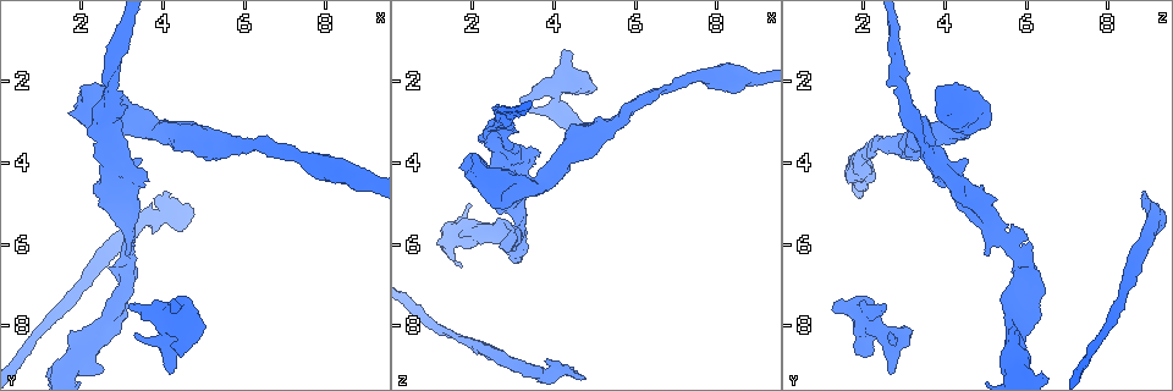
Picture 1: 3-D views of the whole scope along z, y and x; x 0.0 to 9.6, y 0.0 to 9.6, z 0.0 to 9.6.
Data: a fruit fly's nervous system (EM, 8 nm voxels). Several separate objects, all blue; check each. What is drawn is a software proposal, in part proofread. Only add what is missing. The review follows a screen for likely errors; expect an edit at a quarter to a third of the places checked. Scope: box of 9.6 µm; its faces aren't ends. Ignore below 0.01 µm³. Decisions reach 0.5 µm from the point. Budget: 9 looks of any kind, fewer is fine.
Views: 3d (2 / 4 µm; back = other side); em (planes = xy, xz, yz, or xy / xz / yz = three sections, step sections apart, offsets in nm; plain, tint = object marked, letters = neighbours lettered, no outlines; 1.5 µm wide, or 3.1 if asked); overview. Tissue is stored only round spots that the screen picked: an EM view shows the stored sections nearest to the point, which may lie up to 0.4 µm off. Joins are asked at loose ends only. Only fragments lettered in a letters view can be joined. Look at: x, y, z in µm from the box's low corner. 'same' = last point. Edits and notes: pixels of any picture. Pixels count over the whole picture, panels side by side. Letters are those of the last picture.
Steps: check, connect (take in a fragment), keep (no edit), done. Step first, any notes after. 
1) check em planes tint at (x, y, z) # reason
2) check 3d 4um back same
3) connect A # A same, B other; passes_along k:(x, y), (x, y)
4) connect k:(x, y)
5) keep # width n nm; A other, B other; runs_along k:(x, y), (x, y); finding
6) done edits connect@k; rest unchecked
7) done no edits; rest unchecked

check em planes letters at (3.15, 5.75, 6.05) # branch stops here

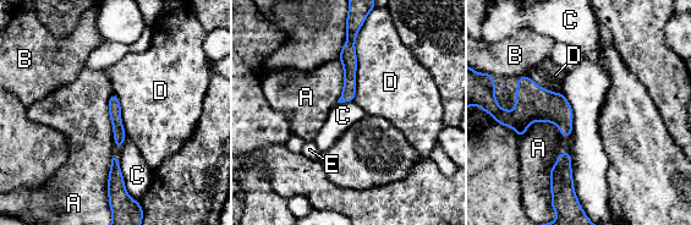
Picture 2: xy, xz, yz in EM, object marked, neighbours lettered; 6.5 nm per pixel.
keep # A other, B other, C other, D other, E other; runs_along 2:(351, 39), (349, 92), (343, 98); no lettered fragment goes on from it

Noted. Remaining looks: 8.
check 3d 4um at (3.20, 7.50, 2.45) # an open end

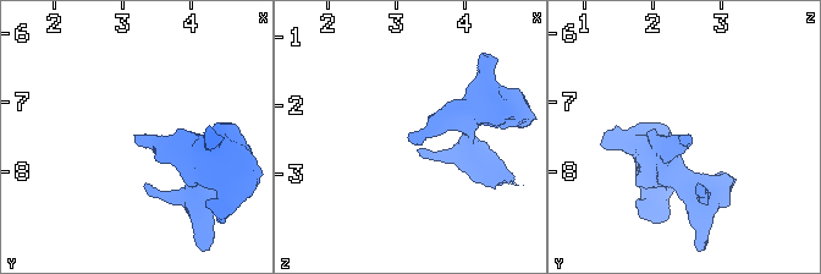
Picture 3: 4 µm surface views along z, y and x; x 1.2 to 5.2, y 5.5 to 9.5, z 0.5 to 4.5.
check em planes letters at (3.20, 7.50, 2.50)

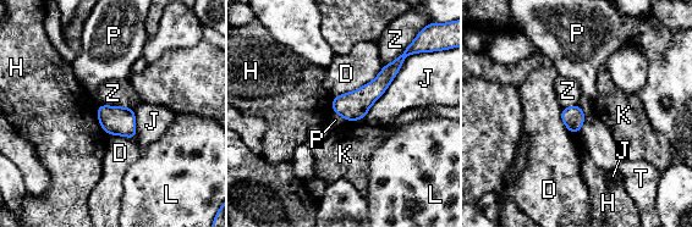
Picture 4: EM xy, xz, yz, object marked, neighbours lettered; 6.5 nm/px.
keep # D other, H other, J other, K other, L other, P other, T other, Z other; border 4:(333, 111), (346, 121); no lettered fragment goes on from it

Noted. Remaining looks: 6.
check 3d 2um at (4.70, 8.20, 3.10) # free end

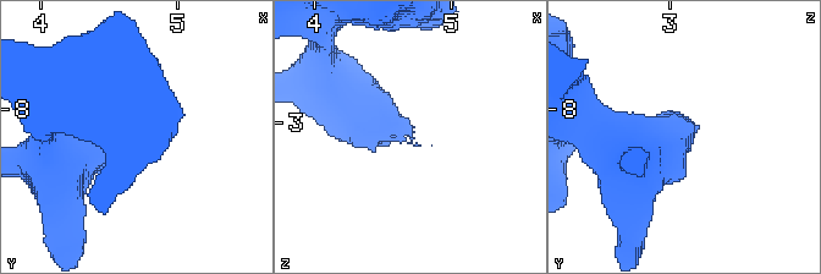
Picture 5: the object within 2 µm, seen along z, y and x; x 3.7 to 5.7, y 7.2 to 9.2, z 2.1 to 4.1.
check em planes letters at (4.72, 8.20, 3.06)

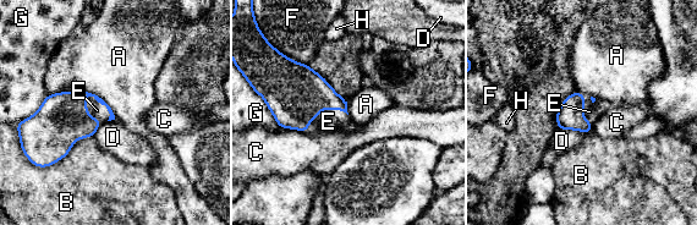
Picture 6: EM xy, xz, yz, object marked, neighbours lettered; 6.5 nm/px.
connect E # A other, B other, C other, D other, E same, F other, G other, H other; passes_along 6:(65, 116), (100, 103), (97, 110); the cell continues

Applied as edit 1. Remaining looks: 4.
check overview # see it whole again

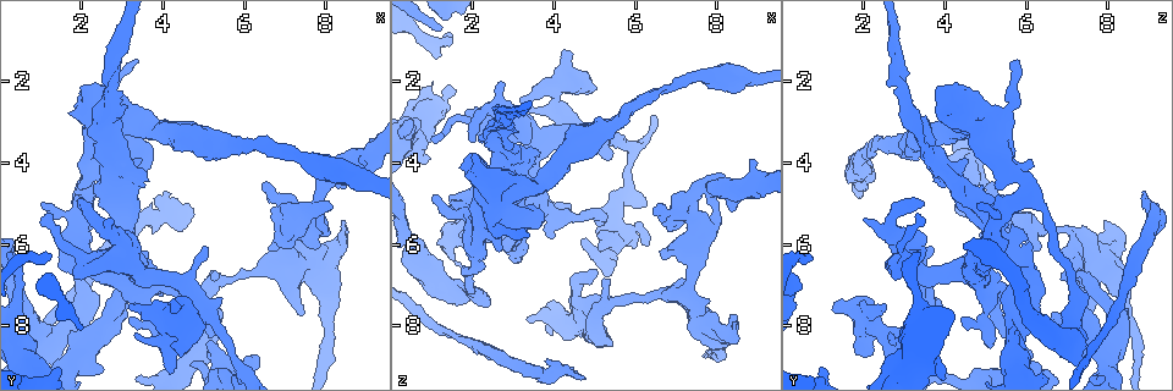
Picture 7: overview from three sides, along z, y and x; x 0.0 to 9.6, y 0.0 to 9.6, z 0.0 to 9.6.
check 3d 2um at (4.40, 7.65, 1.20) # thick end

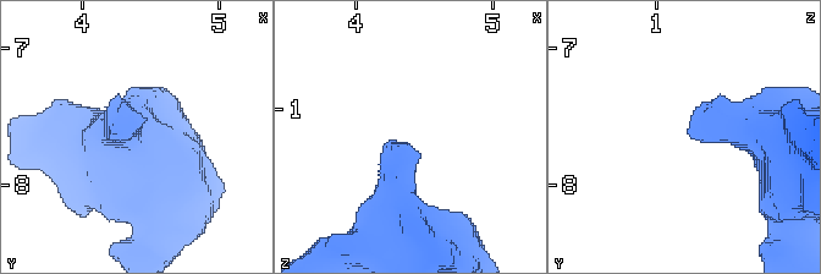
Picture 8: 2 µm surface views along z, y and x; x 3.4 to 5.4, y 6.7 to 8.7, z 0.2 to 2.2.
check em planes letters at (4.34, 7.62, 1.24) # need the tissue

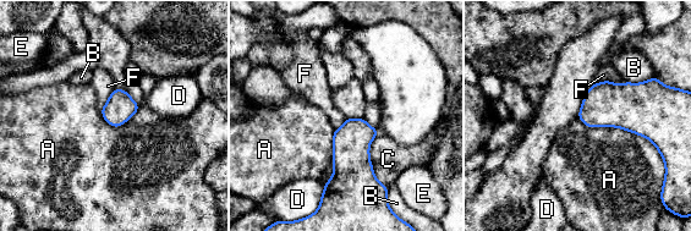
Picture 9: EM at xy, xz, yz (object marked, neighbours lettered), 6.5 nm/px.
keep # A other, B other, C other, D other, E other, F other; border 9:(577, 117), (645, 136), (658, 152); no lettered fragment goes on from it

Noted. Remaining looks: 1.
done edits connect@6; rest unchecked

